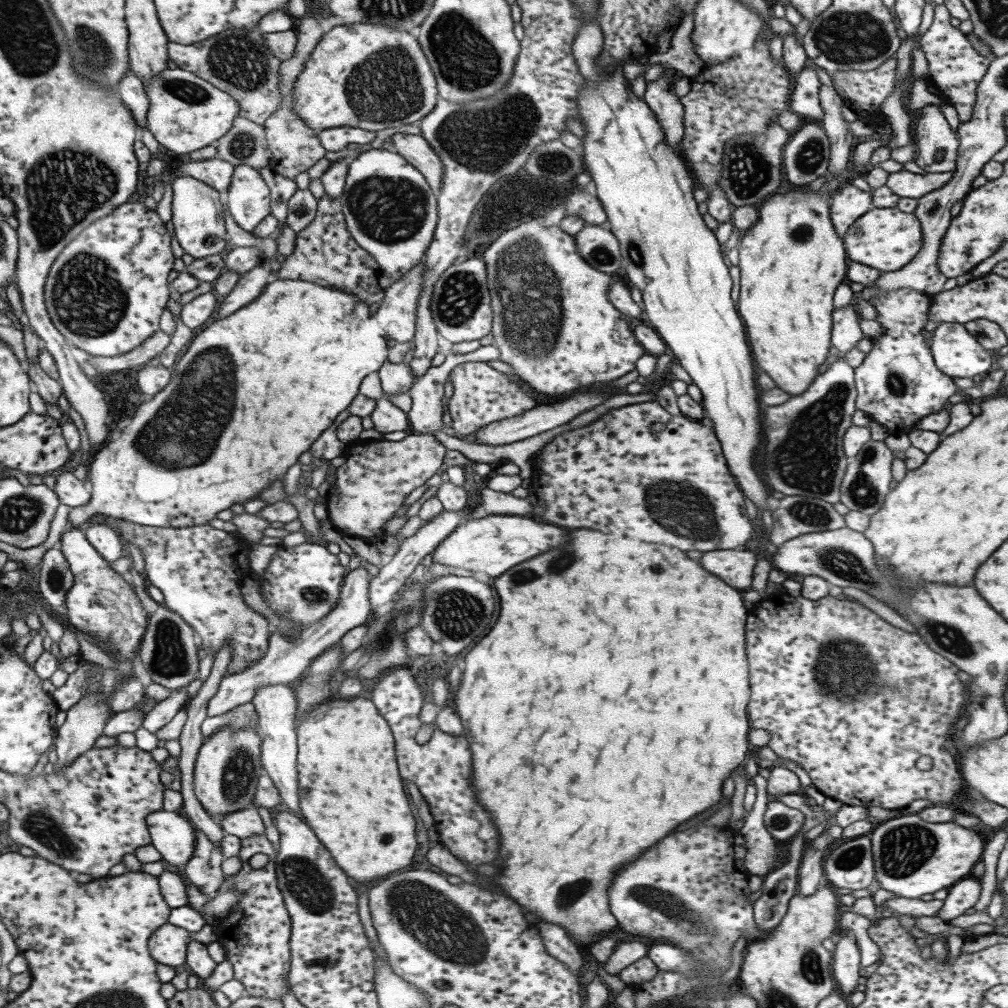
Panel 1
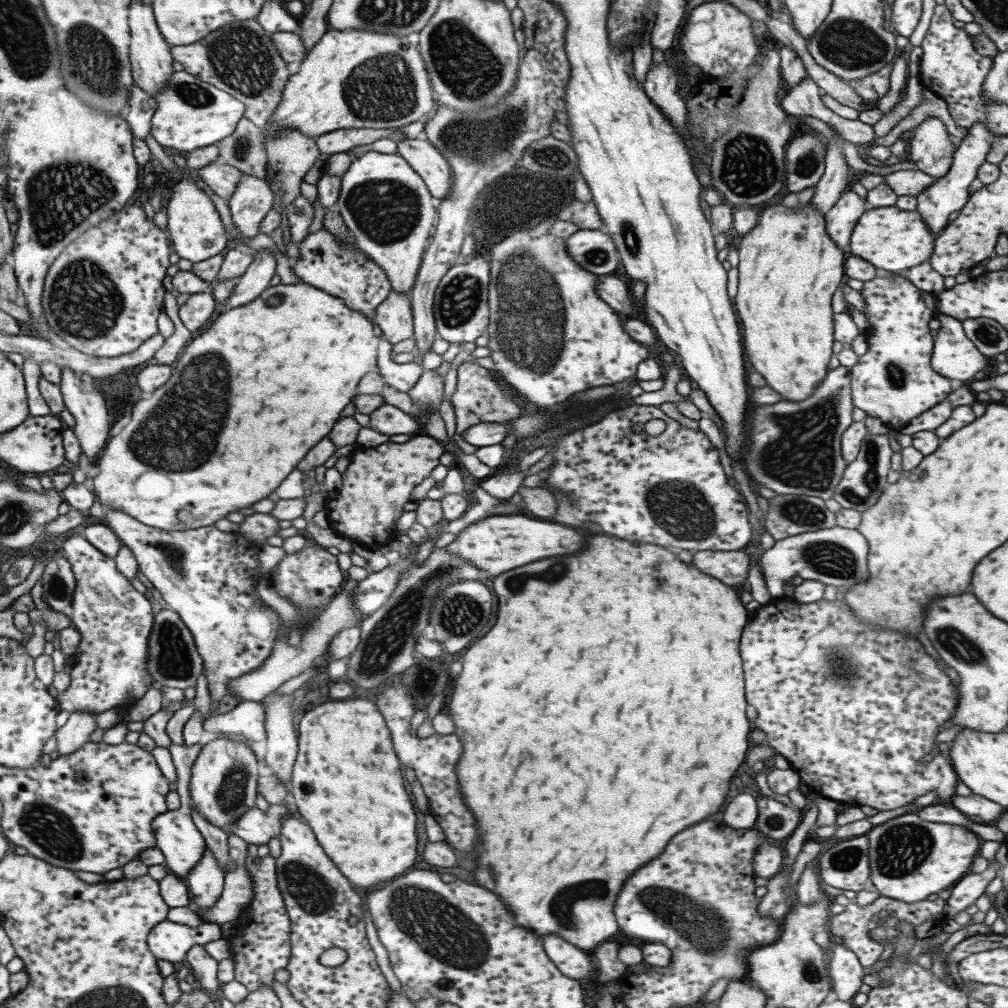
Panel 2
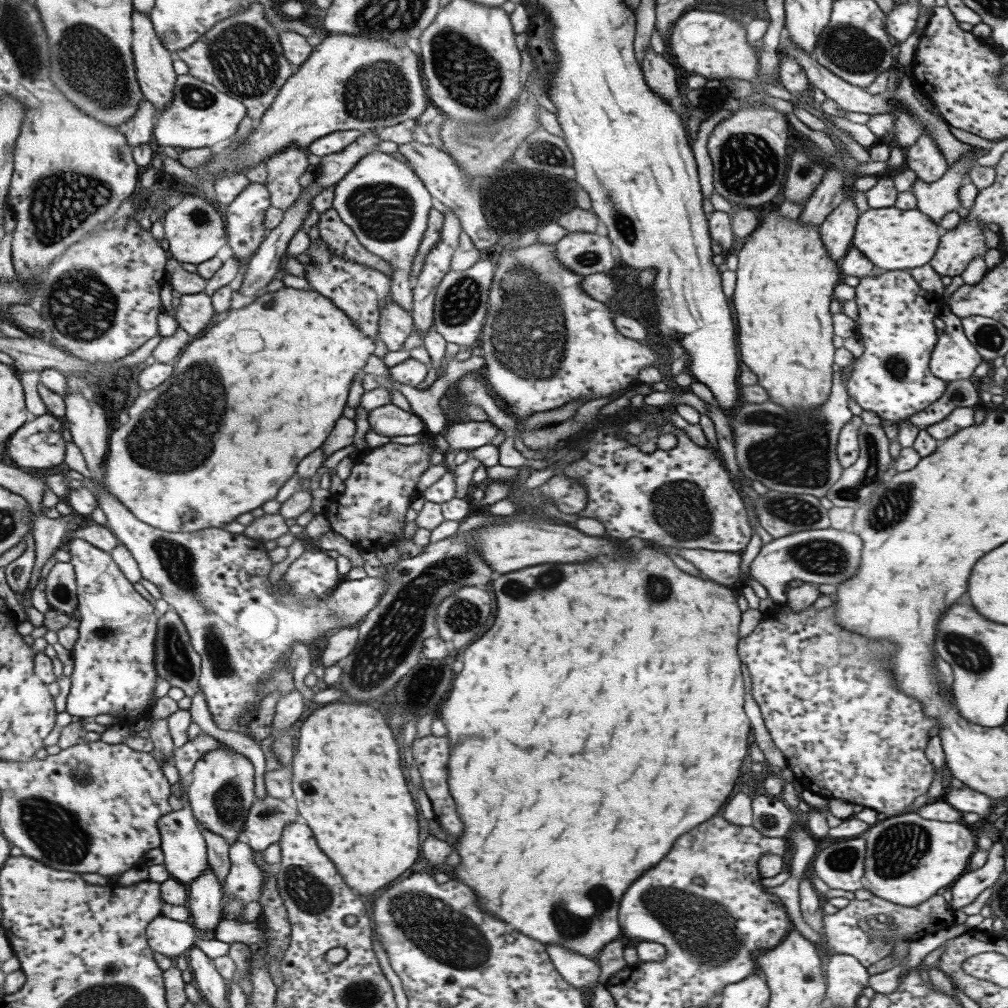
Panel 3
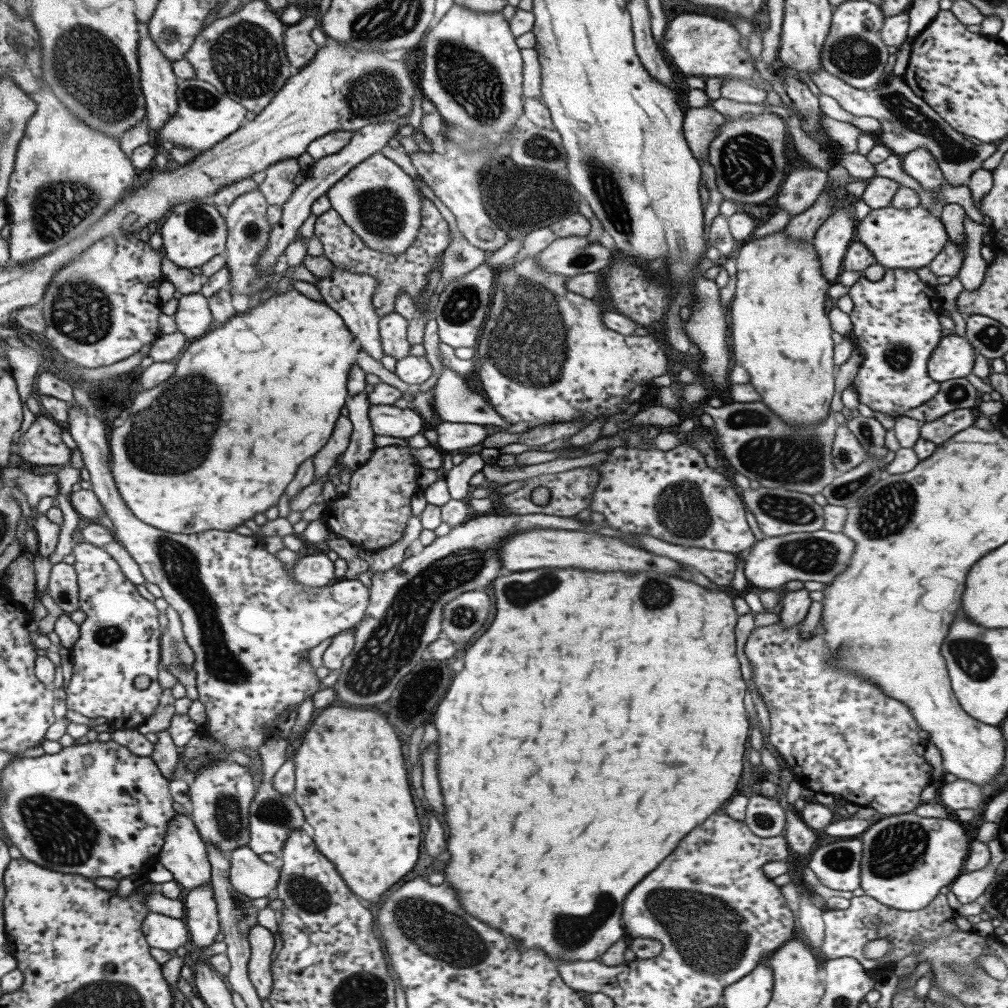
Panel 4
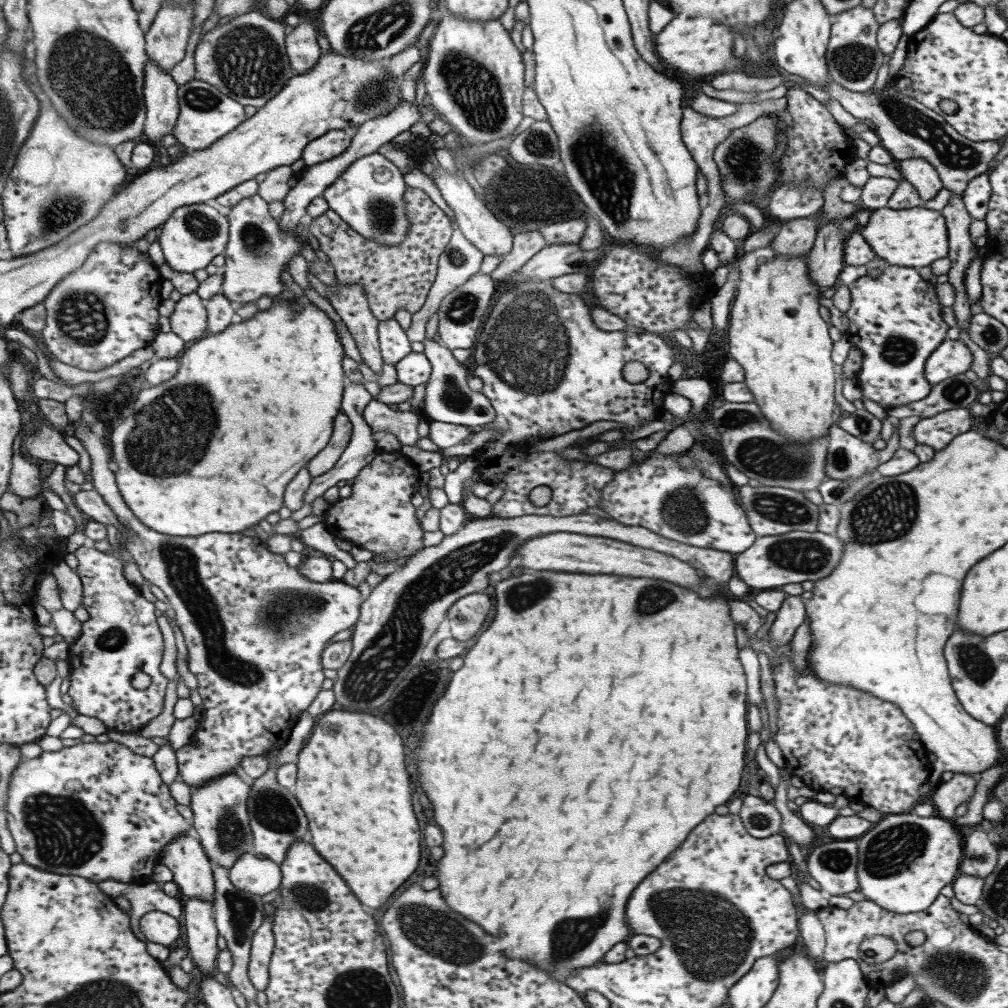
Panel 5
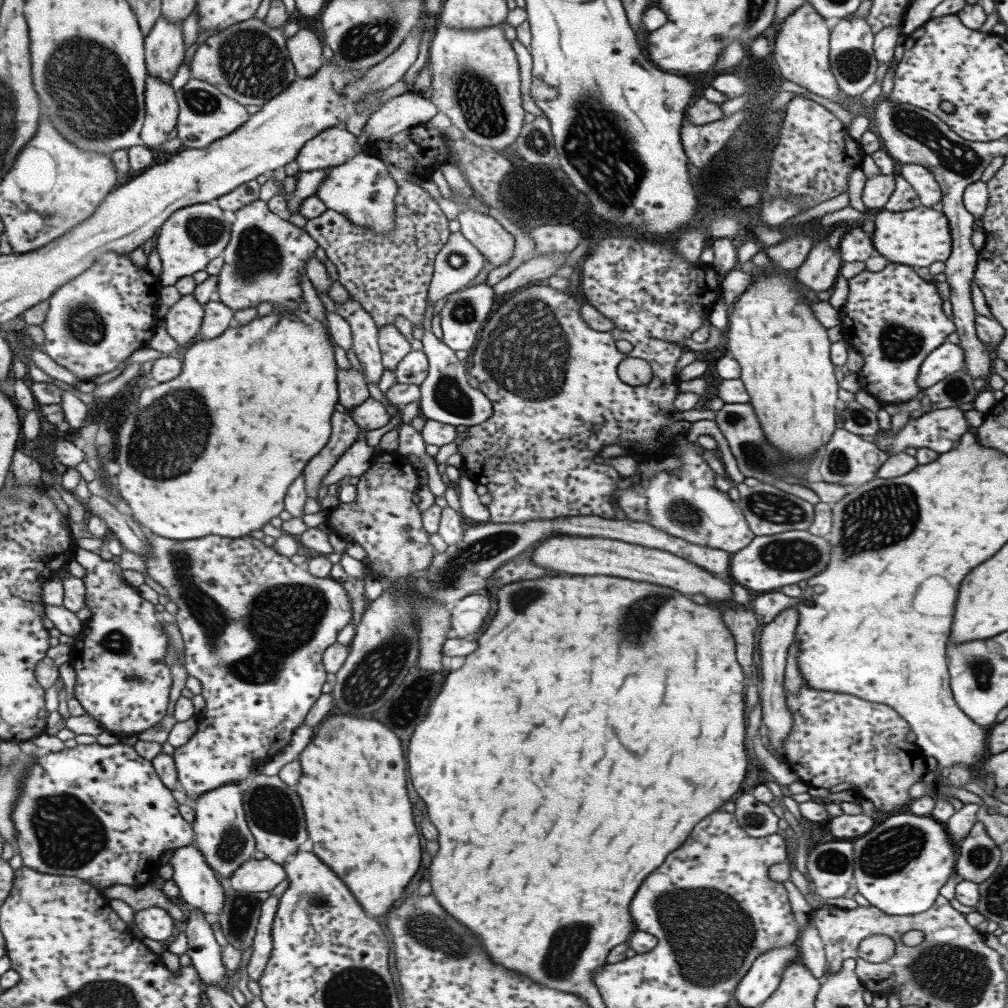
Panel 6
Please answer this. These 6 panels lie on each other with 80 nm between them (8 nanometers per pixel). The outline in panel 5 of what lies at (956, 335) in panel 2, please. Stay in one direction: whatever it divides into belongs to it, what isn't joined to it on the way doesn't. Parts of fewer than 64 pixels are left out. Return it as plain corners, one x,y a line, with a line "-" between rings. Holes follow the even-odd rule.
943,340
924,363
924,379
937,384
951,376
962,374
972,365
972,355
959,340

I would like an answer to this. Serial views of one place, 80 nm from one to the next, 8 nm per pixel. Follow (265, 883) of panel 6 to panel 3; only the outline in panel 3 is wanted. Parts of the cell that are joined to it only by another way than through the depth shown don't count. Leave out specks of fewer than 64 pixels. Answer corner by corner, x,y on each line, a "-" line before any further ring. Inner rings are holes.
243,839
228,846
230,867
225,876
224,896
233,896
244,904
257,900
265,882
263,871
253,862
253,852

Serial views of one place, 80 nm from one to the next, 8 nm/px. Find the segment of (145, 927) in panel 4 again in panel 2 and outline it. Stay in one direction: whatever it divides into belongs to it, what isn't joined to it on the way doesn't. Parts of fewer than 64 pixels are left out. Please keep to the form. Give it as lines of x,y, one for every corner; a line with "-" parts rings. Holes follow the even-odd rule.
167,919
158,922
146,934
146,944
155,959
179,963
191,946
205,945
221,937
220,926
202,922
191,928

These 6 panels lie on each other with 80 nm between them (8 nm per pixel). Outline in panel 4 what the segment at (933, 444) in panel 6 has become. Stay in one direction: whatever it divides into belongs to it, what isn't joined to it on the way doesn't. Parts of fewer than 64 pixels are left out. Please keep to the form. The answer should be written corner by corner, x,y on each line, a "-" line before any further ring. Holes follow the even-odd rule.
971,409
952,410
931,422
923,422
918,435
937,446
943,444
956,432
970,427
974,419

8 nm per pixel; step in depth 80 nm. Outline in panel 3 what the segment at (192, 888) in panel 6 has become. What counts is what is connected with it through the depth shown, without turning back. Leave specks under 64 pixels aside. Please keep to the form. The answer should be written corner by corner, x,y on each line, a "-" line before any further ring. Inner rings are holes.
185,787
181,796
183,806
180,809
171,811
165,816
159,817
159,837
161,852
163,853
163,863
170,878
181,884
189,884
191,880
195,880
204,868
207,868
206,846
202,832
197,828
197,824
191,816
191,807
186,802

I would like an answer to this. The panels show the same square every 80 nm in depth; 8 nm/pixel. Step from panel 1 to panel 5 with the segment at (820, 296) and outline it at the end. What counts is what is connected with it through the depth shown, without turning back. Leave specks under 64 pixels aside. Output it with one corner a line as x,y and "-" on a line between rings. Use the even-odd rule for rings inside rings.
771,245
763,246
757,250
740,253
737,257
739,260
738,282
736,284
736,291
731,299
728,310
728,324
727,328
727,352
728,357
739,364
743,370
746,387
750,394
753,394
753,401
757,402
760,412
765,414
765,418
770,422
771,428
777,431
784,439
793,441
794,443
806,443
808,440
816,439
817,437
827,435
828,428
831,426
833,420
831,419
831,412
836,410
835,407
835,392
833,391
833,381
836,375
833,373
833,362
830,358
832,341
828,336
828,324
821,318
819,314
819,302
817,298
821,295
821,289
810,279
807,268
807,255
800,257
781,257
772,250

